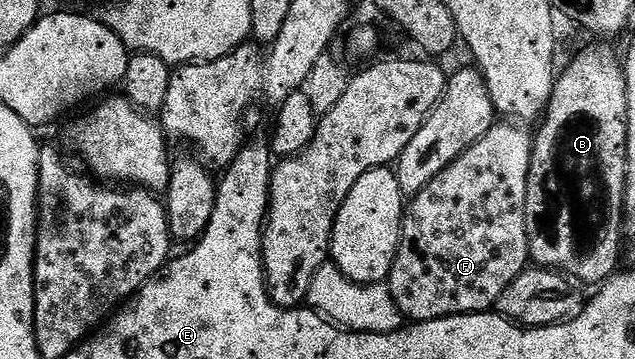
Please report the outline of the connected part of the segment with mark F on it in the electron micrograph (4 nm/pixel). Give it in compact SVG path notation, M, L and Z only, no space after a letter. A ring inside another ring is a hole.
M496 121L489 129L489 133L485 133L485 137L481 137L481 141L477 141L469 149L465 149L465 153L461 153L461 157L457 157L457 161L453 161L453 165L449 165L449 169L437 173L437 177L433 177L433 181L429 181L429 185L425 185L425 189L410 196L409 202L403 208L399 248L397 257L393 261L389 280L391 296L404 320L411 323L424 323L454 315L481 315L490 312L498 304L501 293L505 293L505 289L509 289L509 285L513 285L513 281L522 271L528 270L531 254L529 253L529 233L525 225L525 197L527 196L527 178L531 168L533 135L523 127L526 126L515 121Z

